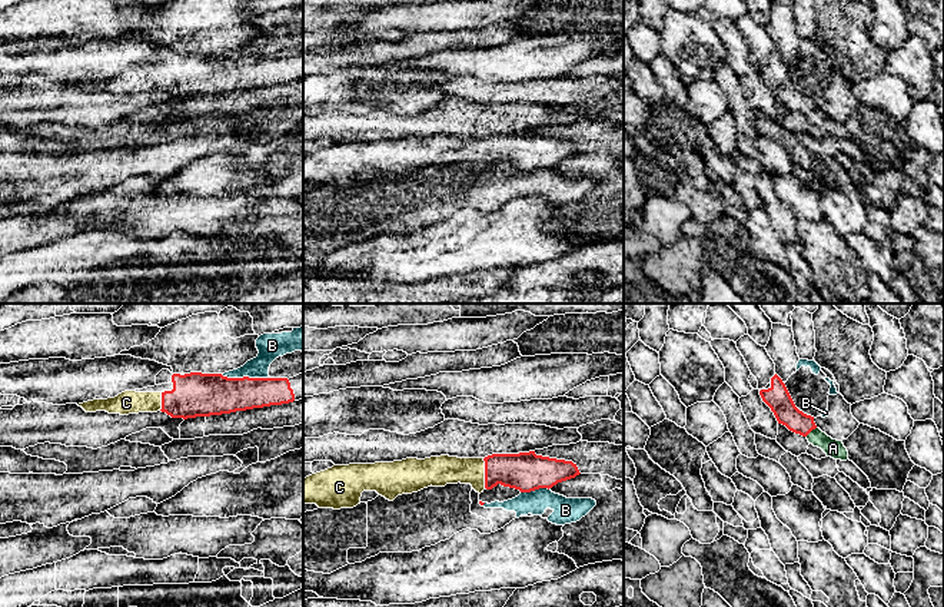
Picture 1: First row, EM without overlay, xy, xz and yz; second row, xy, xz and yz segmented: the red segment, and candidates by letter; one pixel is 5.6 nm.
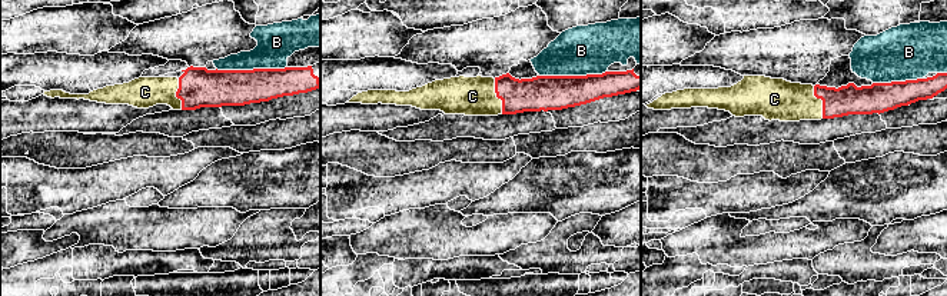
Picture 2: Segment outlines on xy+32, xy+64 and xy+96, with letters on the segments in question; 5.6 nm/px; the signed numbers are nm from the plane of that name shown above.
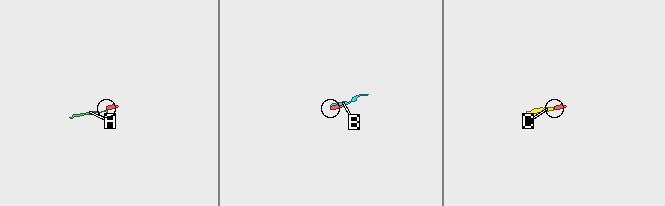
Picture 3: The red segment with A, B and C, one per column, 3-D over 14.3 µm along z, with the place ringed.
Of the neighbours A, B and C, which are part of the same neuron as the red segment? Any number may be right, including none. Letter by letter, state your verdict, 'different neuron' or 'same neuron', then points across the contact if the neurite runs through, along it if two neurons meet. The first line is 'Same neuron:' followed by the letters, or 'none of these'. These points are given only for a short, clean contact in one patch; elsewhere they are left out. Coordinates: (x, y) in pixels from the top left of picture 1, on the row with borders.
Same neuron: C
A: different neuron; border along yz (815, 427), (805, 435)
B: different neuron
C: same neuron; runs through xz (525, 471), (485, 473), (442, 470)

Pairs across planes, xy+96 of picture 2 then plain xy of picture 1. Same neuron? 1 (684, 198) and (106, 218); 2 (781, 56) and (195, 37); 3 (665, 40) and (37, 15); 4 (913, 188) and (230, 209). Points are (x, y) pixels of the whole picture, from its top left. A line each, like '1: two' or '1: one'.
1: two
2: one
3: one
4: two

